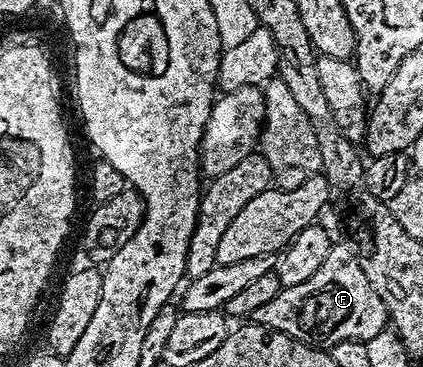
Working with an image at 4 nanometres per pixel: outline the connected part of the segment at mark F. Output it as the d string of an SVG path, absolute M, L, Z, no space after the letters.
M333 245L327 260L303 284L282 286L279 296L255 308L252 321L314 348L328 348L343 340L369 342L379 336L390 325L389 313L375 288L367 284L352 245L344 245Z

